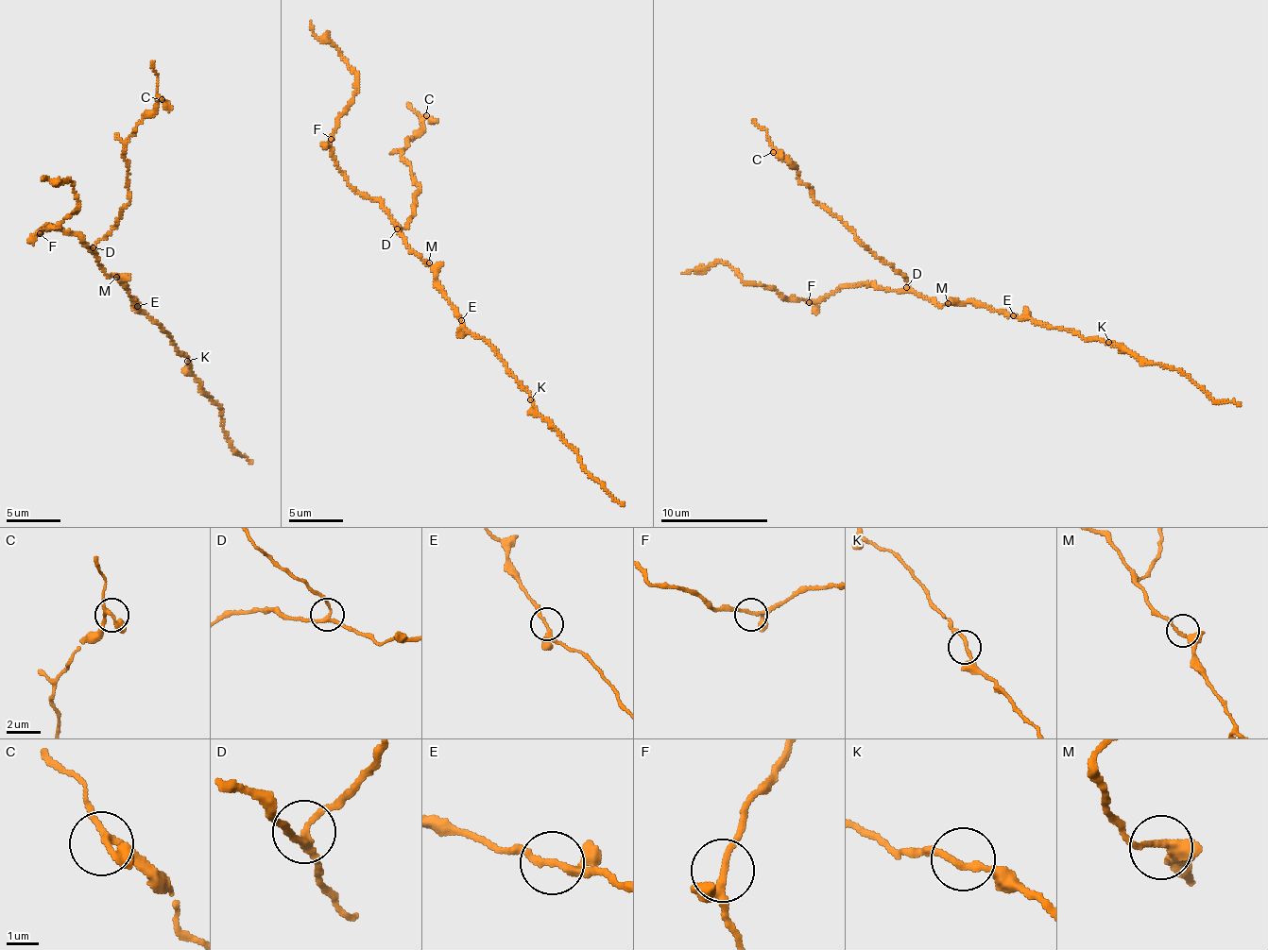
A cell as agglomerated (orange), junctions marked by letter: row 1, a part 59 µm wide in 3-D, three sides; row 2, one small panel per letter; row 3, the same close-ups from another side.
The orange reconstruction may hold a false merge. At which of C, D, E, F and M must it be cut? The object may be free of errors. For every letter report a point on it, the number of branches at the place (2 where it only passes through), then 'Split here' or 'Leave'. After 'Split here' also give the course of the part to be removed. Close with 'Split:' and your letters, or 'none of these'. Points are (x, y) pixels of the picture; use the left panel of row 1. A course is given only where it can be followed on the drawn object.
C: Place: (162, 99). Branches: 3. Leave
D: Place: (93, 247). Branches: 3. Leave
E: Place: (137, 306). Branches: 3. Leave
F: Place: (40, 233). Branches: 3. Leave
M: Place: (116, 277). Branches: 3. Leave
Split: none of these

